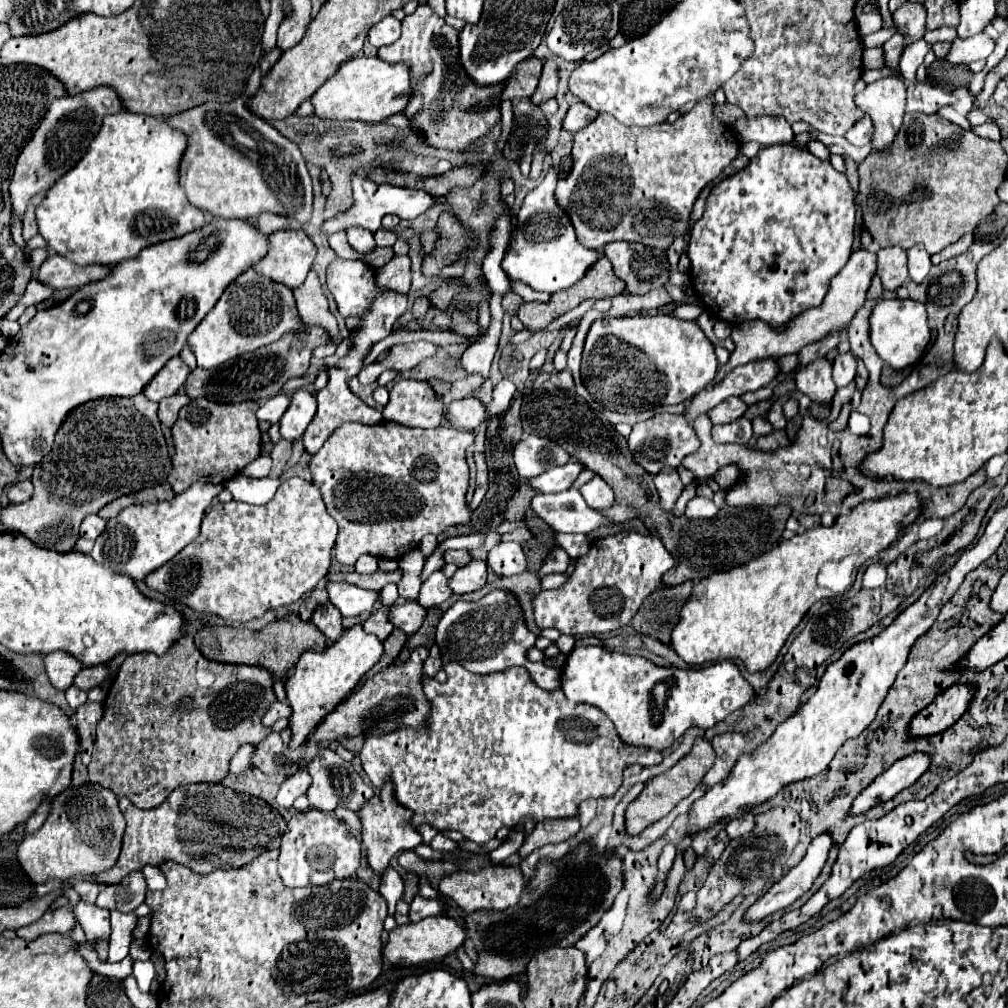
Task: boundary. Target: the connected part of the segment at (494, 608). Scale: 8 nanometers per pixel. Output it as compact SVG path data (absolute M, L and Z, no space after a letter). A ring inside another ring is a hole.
M494 590L478 602L456 602L452 604L438 622L436 644L450 662L458 662L470 672L490 674L510 666L524 666L536 684L544 690L560 688L560 672L526 660L526 650L534 646L536 636L524 626L522 610L518 602L504 590Z

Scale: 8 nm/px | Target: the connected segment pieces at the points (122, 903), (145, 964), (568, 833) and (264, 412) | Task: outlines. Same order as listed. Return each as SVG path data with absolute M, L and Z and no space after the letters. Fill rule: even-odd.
M128 874L124 882L104 886L96 906L108 908L108 910L120 910L120 912L132 912L136 906L144 902L146 894L146 878L144 874Z
M136 960L134 962L134 978L138 980L138 986L142 992L150 992L150 984L156 976L154 964L150 960Z
M568 818L566 822L538 822L534 832L526 836L526 842L520 848L520 856L526 858L532 850L544 846L544 844L558 844L568 838L572 838L580 828L578 818Z
M278 394L278 396L270 398L266 404L260 406L256 416L258 416L258 420L268 420L268 422L276 424L276 422L280 422L280 418L286 412L288 404L290 404L290 398L286 394Z

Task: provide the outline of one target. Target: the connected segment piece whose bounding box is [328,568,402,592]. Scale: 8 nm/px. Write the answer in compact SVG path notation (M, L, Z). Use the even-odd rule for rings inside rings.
M399 568L394 572L374 572L368 576L360 576L356 572L352 572L352 574L328 574L330 580L348 580L364 590L376 590L376 592L380 592L386 584L397 584L401 577L402 571Z

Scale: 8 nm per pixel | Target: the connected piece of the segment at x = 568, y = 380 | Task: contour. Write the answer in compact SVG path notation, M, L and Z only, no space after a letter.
M568 368L562 370L562 372L554 372L554 374L550 376L550 380L552 380L552 384L558 386L558 388L566 388L566 390L574 388L574 382L572 382L572 376L570 376L570 370L568 370Z

